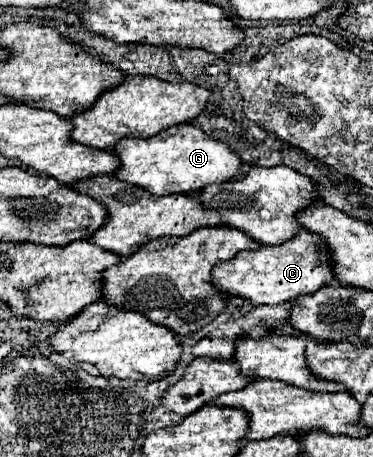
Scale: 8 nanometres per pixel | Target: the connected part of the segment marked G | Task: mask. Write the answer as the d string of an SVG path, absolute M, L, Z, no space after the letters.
M178 124L146 140L126 138L120 140L112 150L122 164L116 172L116 178L142 186L156 196L198 192L204 190L208 184L238 180L246 174L244 162L238 152L228 148L224 142L204 134L204 130L194 124Z

